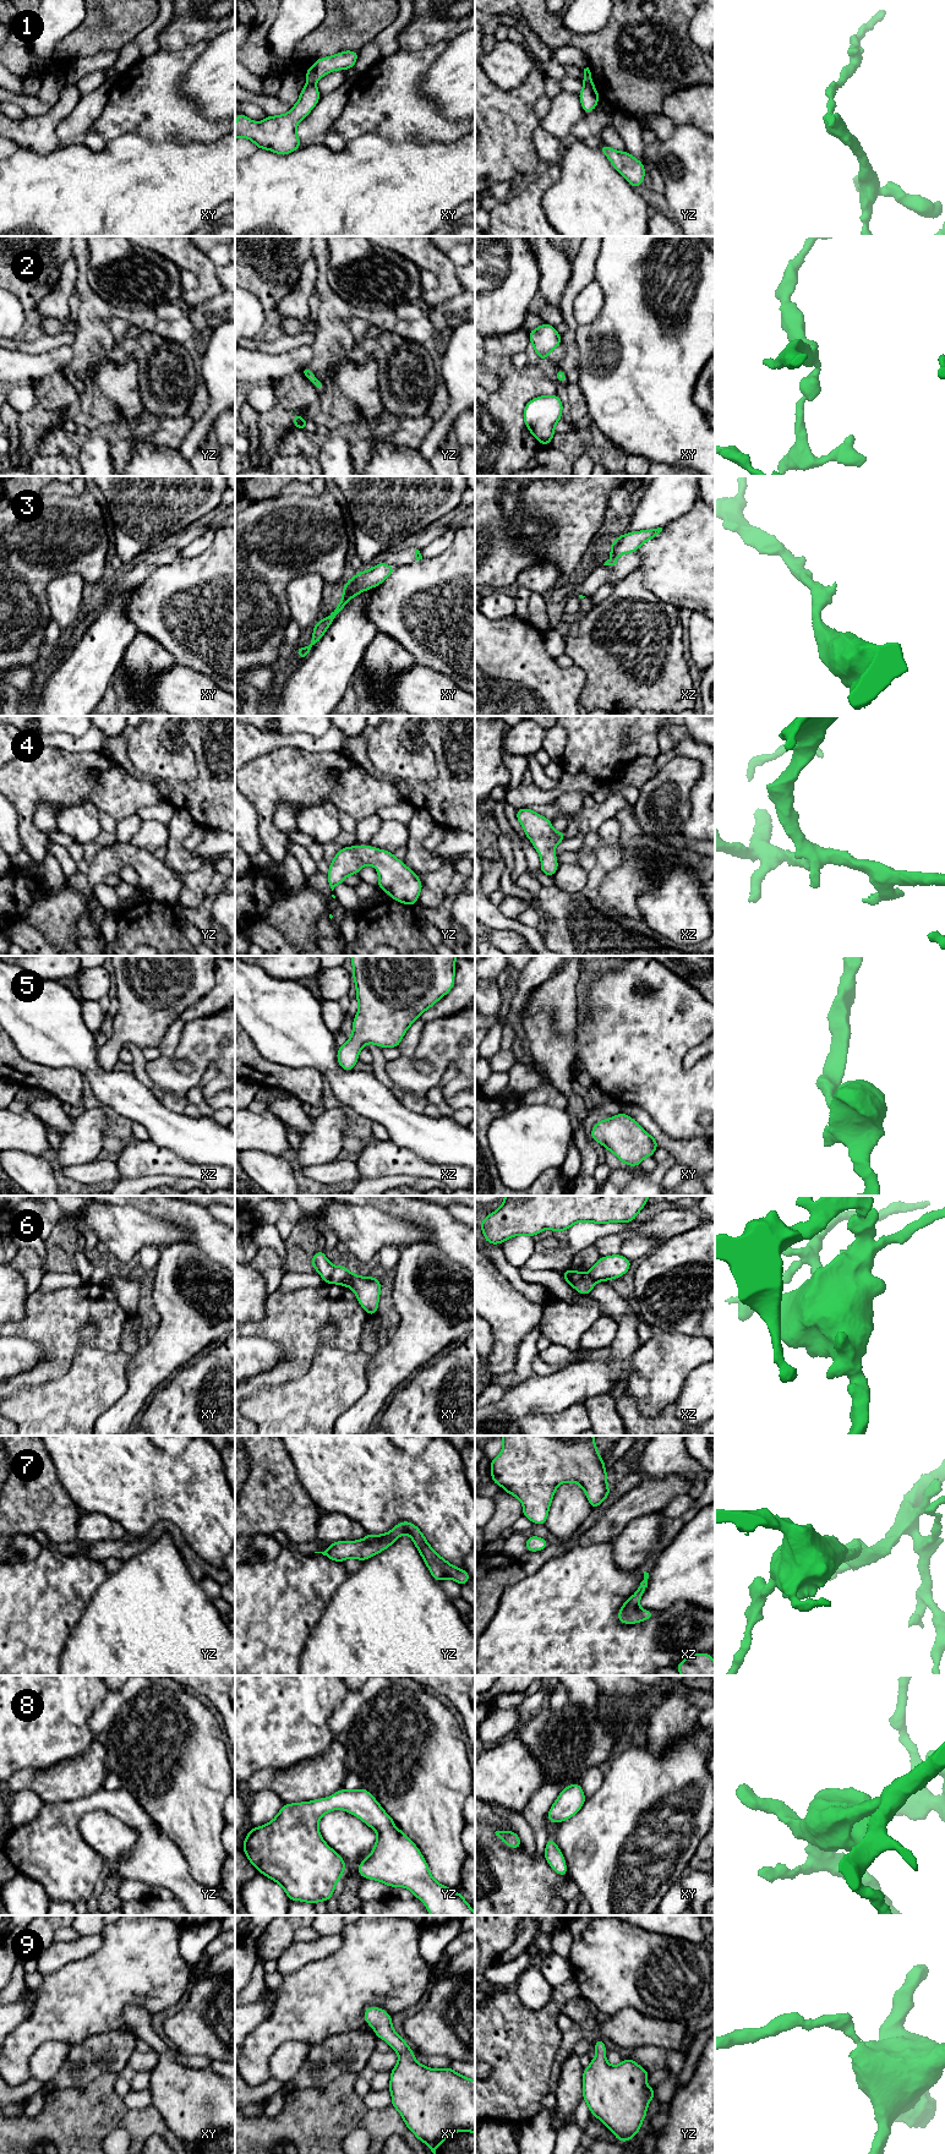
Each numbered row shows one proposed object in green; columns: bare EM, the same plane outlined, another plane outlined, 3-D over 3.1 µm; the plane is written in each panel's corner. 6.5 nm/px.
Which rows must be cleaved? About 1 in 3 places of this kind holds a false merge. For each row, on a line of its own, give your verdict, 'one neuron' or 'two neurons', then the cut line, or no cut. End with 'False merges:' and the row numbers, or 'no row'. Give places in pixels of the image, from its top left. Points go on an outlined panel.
1: two neurons; cut in xy along (307, 82), (313, 85)
2: one neuron; no cut
3: one neuron; no cut
4: one neuron; no cut
5: one neuron; no cut
6: two neurons; cut in xy along (354, 1274), (348, 1285)
7: one neuron; no cut
8: one neuron; no cut
9: one neuron; no cut
False merges: 1, 6

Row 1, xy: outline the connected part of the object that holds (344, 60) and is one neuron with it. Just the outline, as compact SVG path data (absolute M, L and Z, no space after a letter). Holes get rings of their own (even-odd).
M345 50L333 56L317 59L306 71L307 83L315 84L323 76L335 70L353 69L357 58L359 51Z

